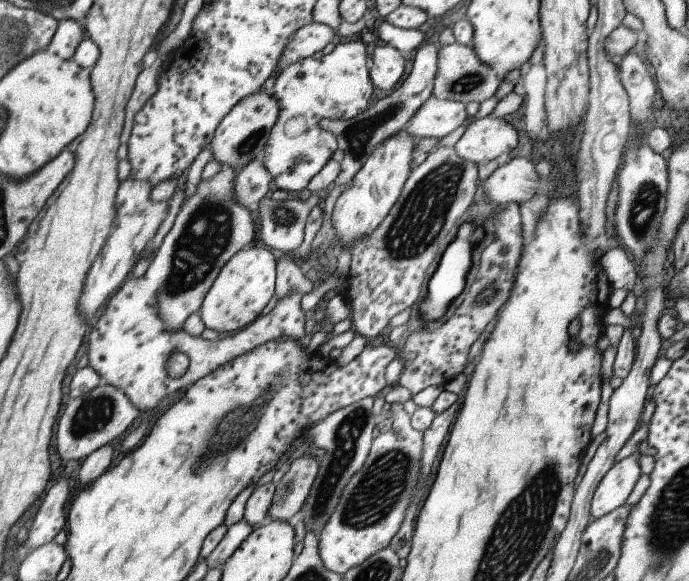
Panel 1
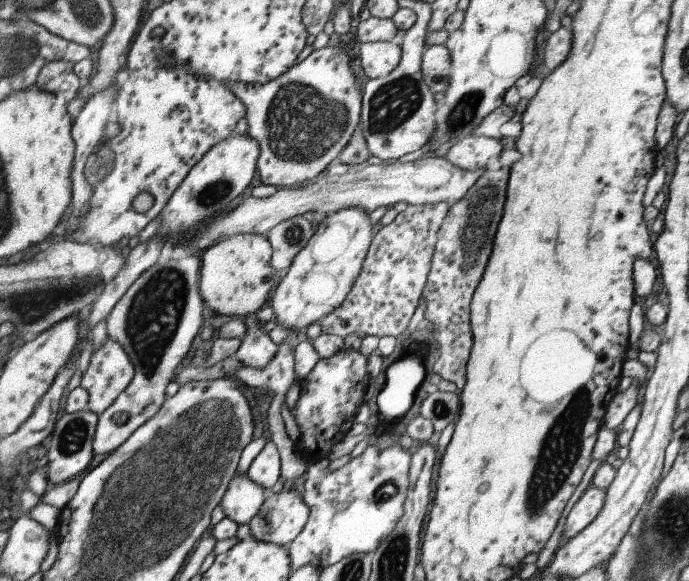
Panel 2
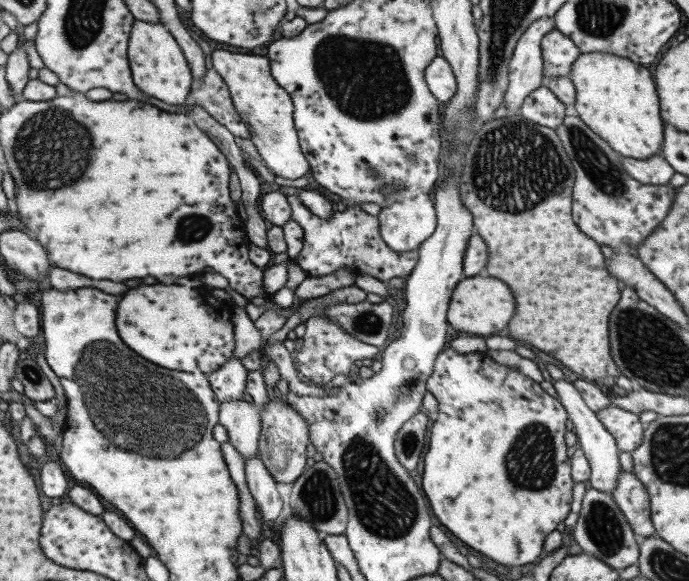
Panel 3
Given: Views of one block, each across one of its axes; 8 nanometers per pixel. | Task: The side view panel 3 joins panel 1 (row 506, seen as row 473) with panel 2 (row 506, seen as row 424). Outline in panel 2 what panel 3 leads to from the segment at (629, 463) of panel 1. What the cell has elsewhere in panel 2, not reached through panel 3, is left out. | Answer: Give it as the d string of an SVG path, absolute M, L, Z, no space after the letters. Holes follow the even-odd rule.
M588 486L579 499L574 503L565 517L563 525L563 540L570 539L581 532L601 510L605 500L606 489Z

